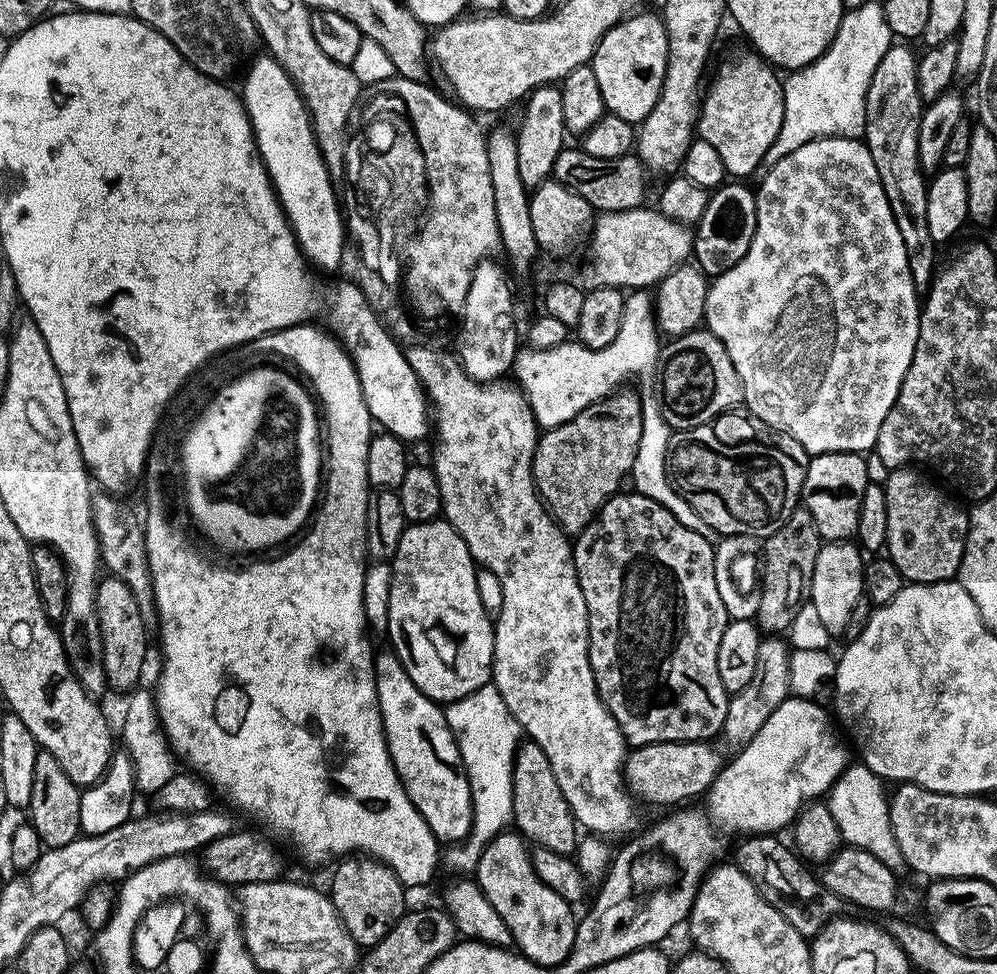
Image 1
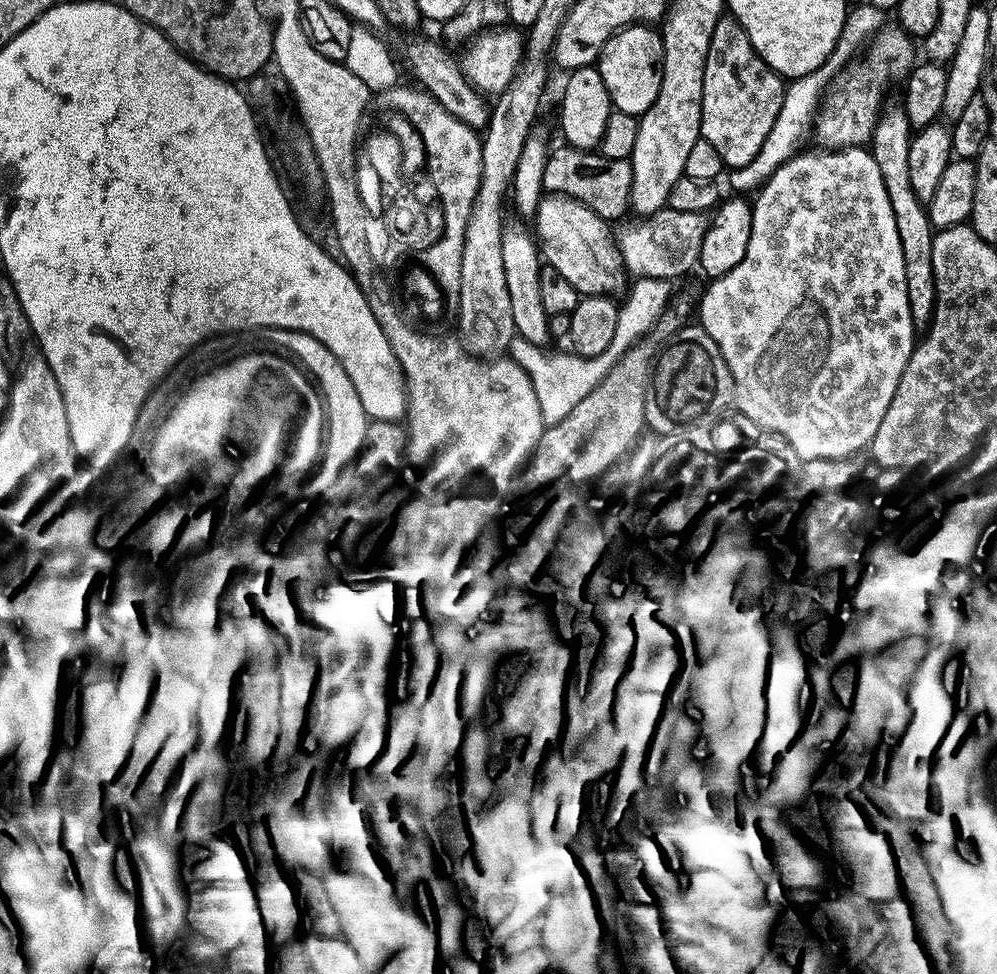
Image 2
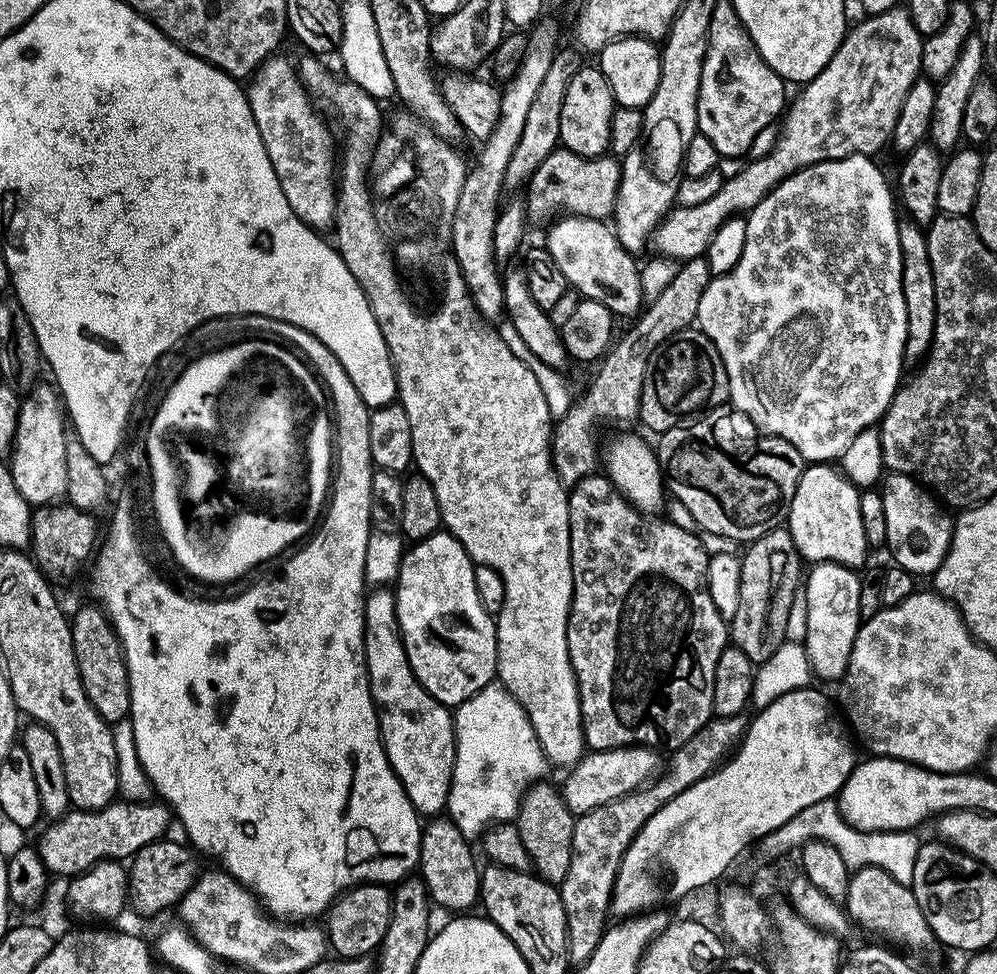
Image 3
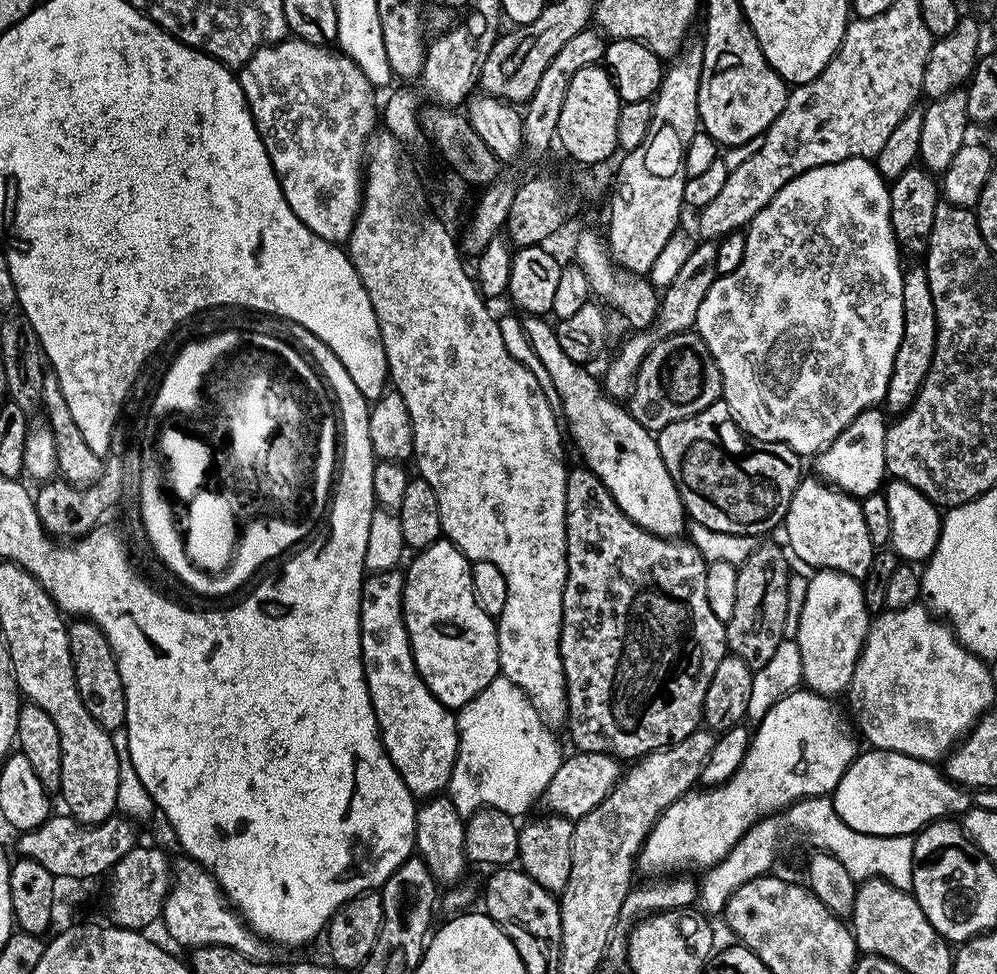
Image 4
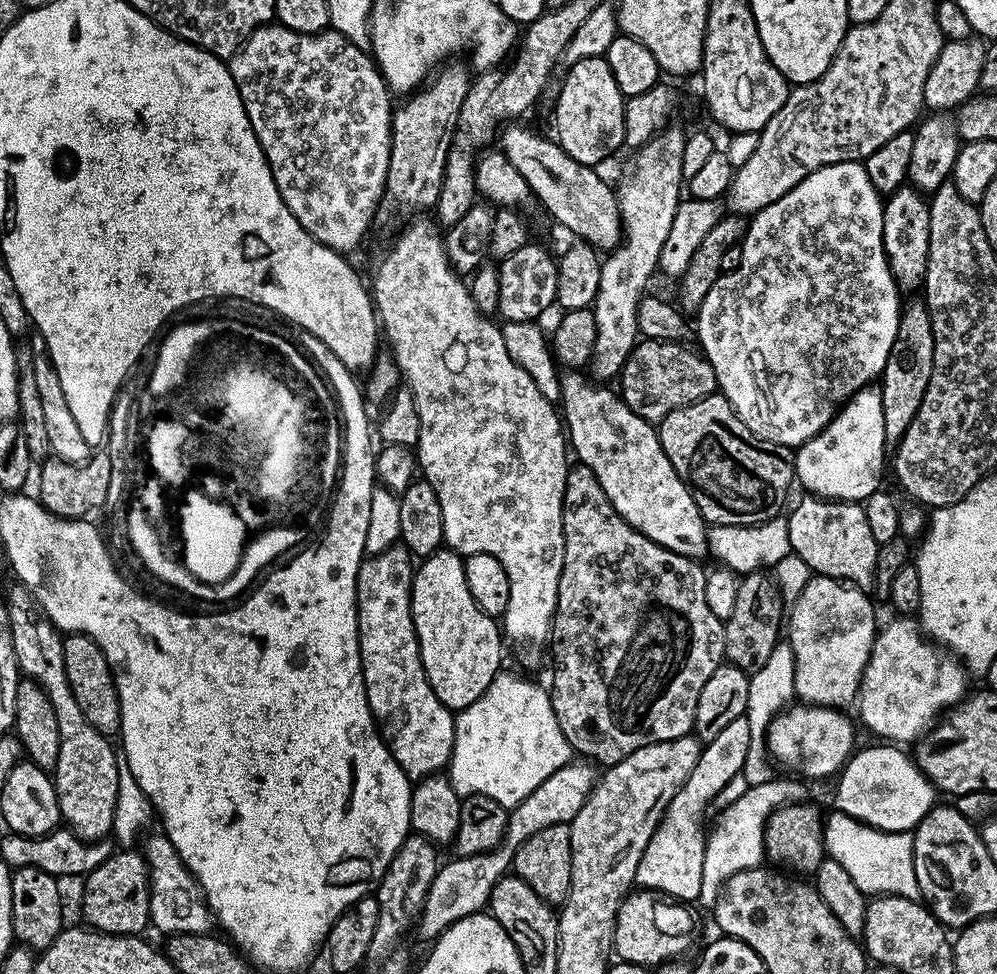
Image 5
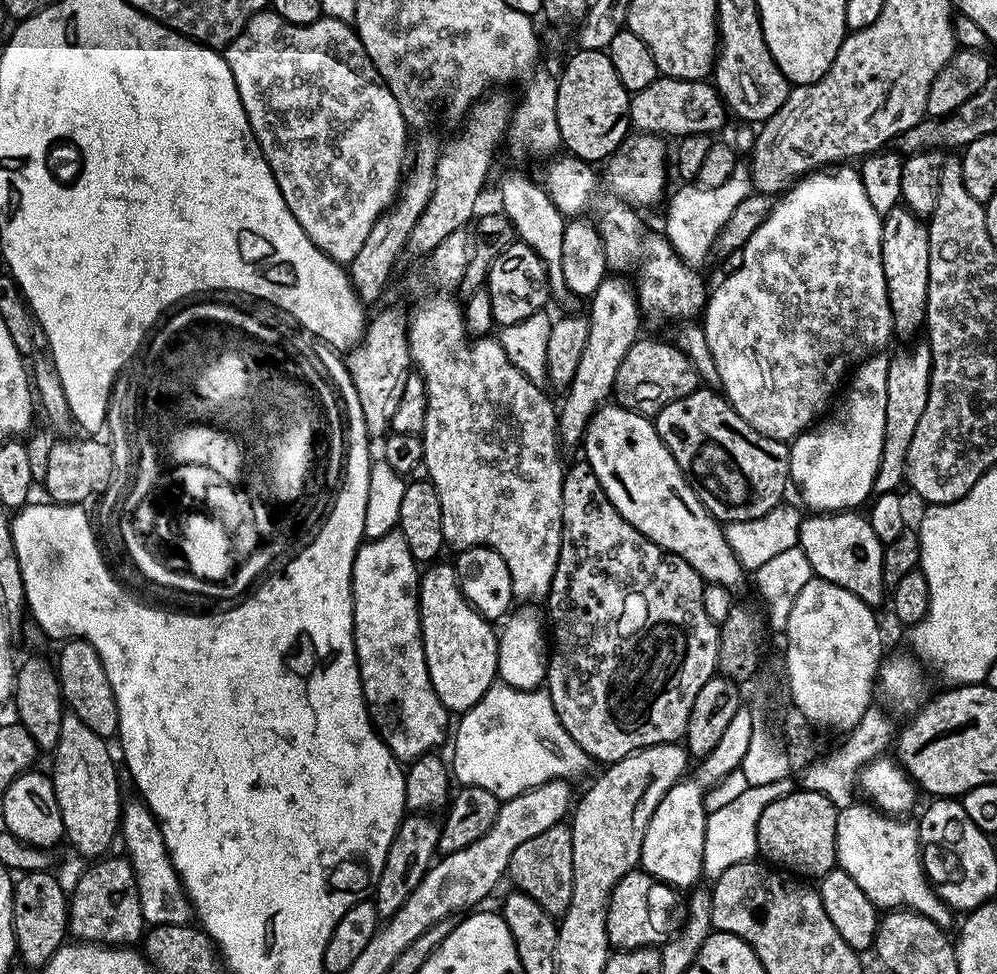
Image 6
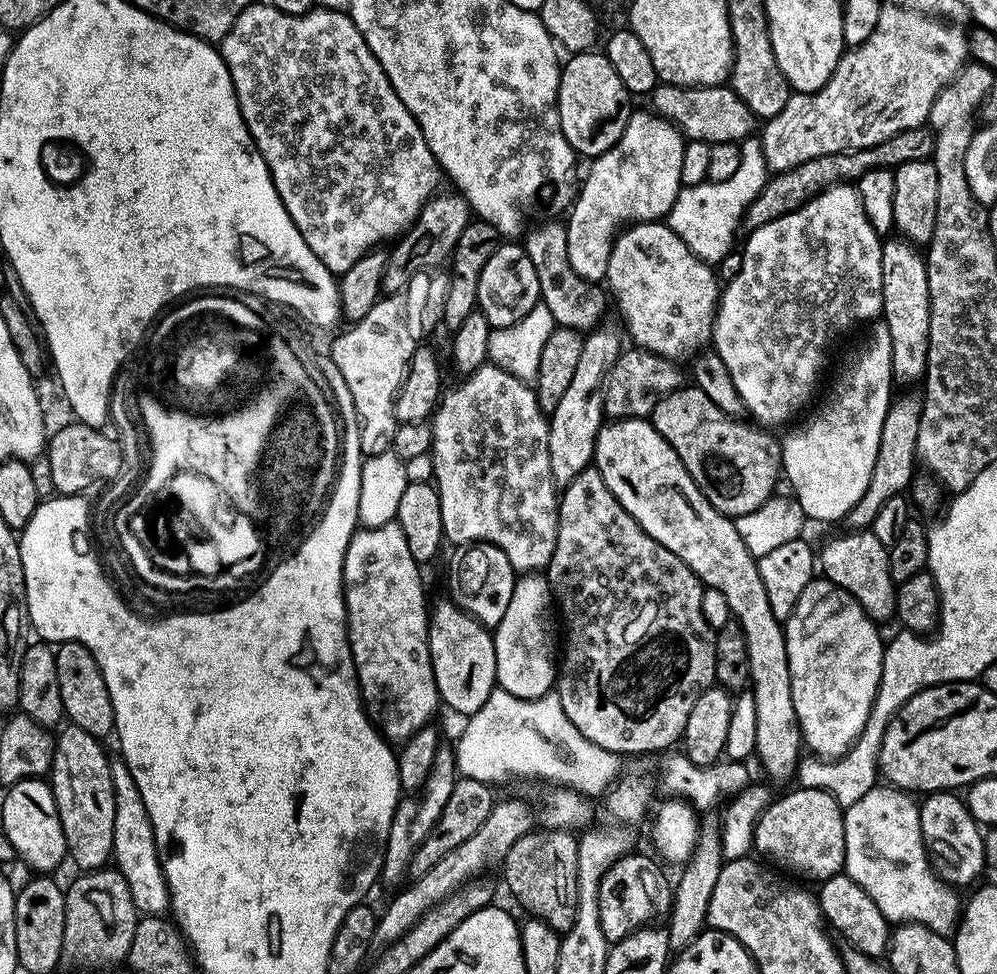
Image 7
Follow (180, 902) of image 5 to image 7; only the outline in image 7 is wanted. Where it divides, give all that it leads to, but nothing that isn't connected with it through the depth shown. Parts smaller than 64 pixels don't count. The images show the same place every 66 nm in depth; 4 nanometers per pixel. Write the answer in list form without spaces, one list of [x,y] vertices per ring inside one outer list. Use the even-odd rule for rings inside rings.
[[[123,758],[113,759],[110,763],[110,774],[114,782],[114,846],[112,860],[117,872],[126,878],[126,886],[130,886],[130,898],[134,898],[137,913],[146,916],[164,916],[170,908],[168,883],[160,865],[160,855],[154,842],[154,826],[150,822],[150,814],[146,814],[146,802],[142,802],[142,794],[138,794],[138,786]]]

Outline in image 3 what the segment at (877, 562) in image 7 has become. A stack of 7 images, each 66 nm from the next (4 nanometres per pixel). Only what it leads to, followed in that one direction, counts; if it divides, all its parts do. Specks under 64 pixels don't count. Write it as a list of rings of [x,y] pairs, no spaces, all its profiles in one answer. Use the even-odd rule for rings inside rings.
[[[812,462],[805,467],[790,502],[786,527],[805,561],[812,560],[813,565],[841,564],[843,568],[860,570],[870,555],[866,530],[862,530],[861,489],[839,467],[832,467],[836,466],[828,462]]]

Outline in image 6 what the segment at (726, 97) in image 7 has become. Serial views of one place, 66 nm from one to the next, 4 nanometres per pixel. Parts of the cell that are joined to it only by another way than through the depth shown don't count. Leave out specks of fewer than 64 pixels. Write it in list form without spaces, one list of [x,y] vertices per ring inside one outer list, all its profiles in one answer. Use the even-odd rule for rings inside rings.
[[[657,75],[656,80],[646,86],[646,90],[631,93],[628,118],[631,127],[640,134],[659,134],[664,138],[683,138],[694,134],[711,137],[712,132],[718,131],[730,120],[730,113],[715,83],[707,79],[679,80]]]

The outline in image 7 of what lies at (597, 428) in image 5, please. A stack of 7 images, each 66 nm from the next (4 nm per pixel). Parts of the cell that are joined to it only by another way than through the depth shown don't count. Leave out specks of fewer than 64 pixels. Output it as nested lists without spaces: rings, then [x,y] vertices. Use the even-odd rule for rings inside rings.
[[[637,418],[634,420],[612,420],[601,427],[596,439],[594,466],[602,474],[602,482],[622,502],[626,514],[654,538],[670,554],[682,558],[686,566],[700,579],[705,589],[713,588],[726,598],[731,612],[731,619],[742,626],[742,634],[746,634],[746,654],[750,658],[750,691],[754,698],[755,717],[757,719],[757,742],[755,759],[760,759],[764,772],[772,780],[791,781],[796,774],[796,765],[802,759],[802,737],[800,723],[796,720],[794,698],[792,697],[792,679],[790,678],[790,662],[786,654],[786,638],[784,624],[774,618],[774,610],[770,610],[770,602],[766,598],[766,586],[762,586],[762,574],[758,574],[757,557],[752,556],[746,544],[735,529],[731,516],[723,516],[704,497],[702,490],[690,478],[686,466],[678,458],[678,454],[658,434],[651,419]]]

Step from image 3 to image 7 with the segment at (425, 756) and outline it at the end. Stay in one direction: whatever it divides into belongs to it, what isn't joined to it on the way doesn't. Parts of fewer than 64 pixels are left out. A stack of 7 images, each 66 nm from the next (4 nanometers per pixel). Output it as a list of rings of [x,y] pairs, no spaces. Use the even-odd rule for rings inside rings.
[[[395,520],[386,522],[386,526],[374,526],[366,528],[357,527],[356,533],[350,538],[350,546],[346,546],[346,558],[344,559],[344,608],[348,612],[348,641],[356,667],[356,677],[360,683],[360,698],[364,701],[364,710],[368,713],[377,732],[389,742],[403,742],[413,736],[419,728],[427,728],[433,723],[432,715],[436,707],[441,707],[440,692],[434,682],[434,670],[432,659],[428,649],[428,618],[430,615],[429,601],[424,601],[424,580],[420,577],[421,565],[417,564],[414,554],[410,554],[410,546],[406,546],[406,534],[402,526]]]

